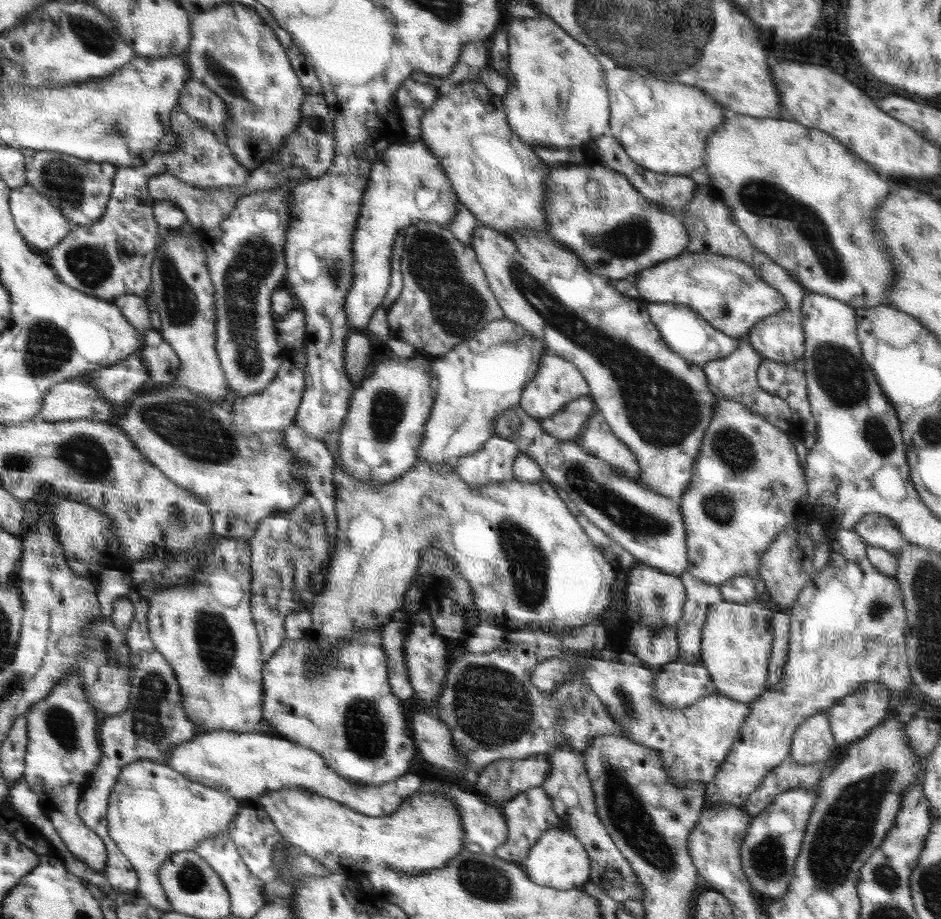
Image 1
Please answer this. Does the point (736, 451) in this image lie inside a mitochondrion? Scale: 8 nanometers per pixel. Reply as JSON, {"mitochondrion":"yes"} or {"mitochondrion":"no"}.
{"mitochondrion":"yes"}

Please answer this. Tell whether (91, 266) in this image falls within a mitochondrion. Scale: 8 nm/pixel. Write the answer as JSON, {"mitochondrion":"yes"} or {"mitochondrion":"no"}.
{"mitochondrion":"yes"}

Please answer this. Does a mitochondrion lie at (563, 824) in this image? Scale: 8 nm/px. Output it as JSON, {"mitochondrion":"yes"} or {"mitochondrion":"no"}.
{"mitochondrion":"no"}

